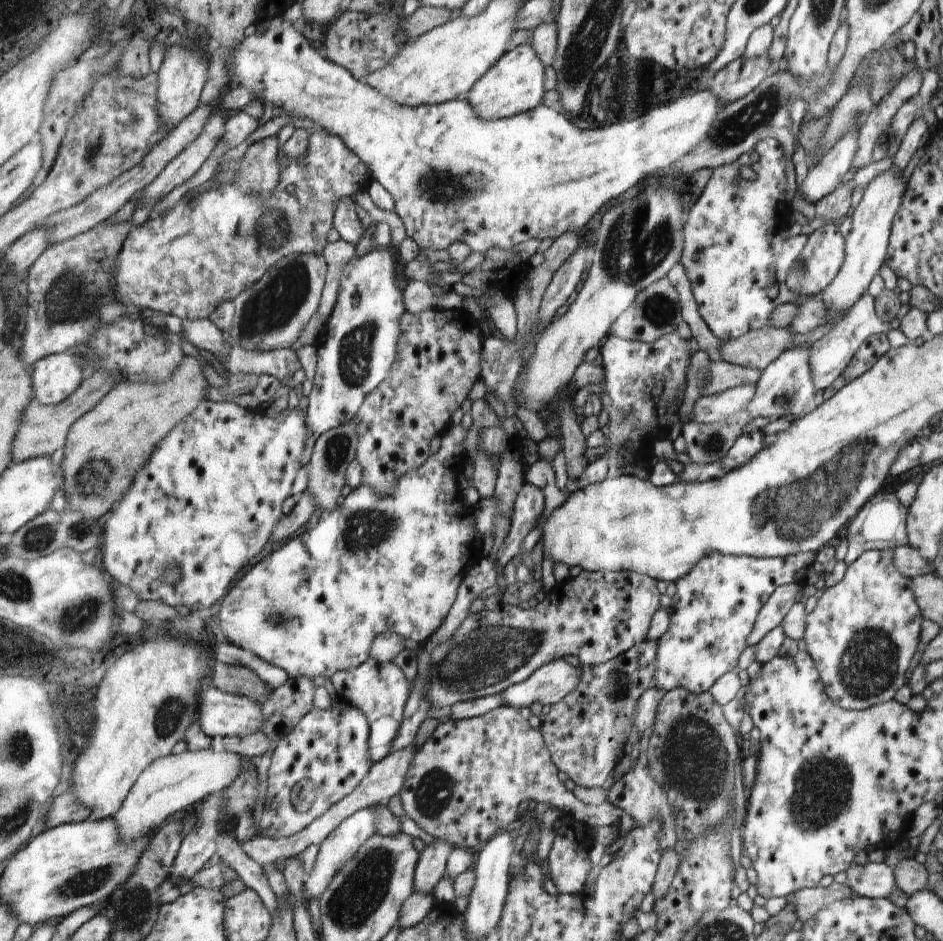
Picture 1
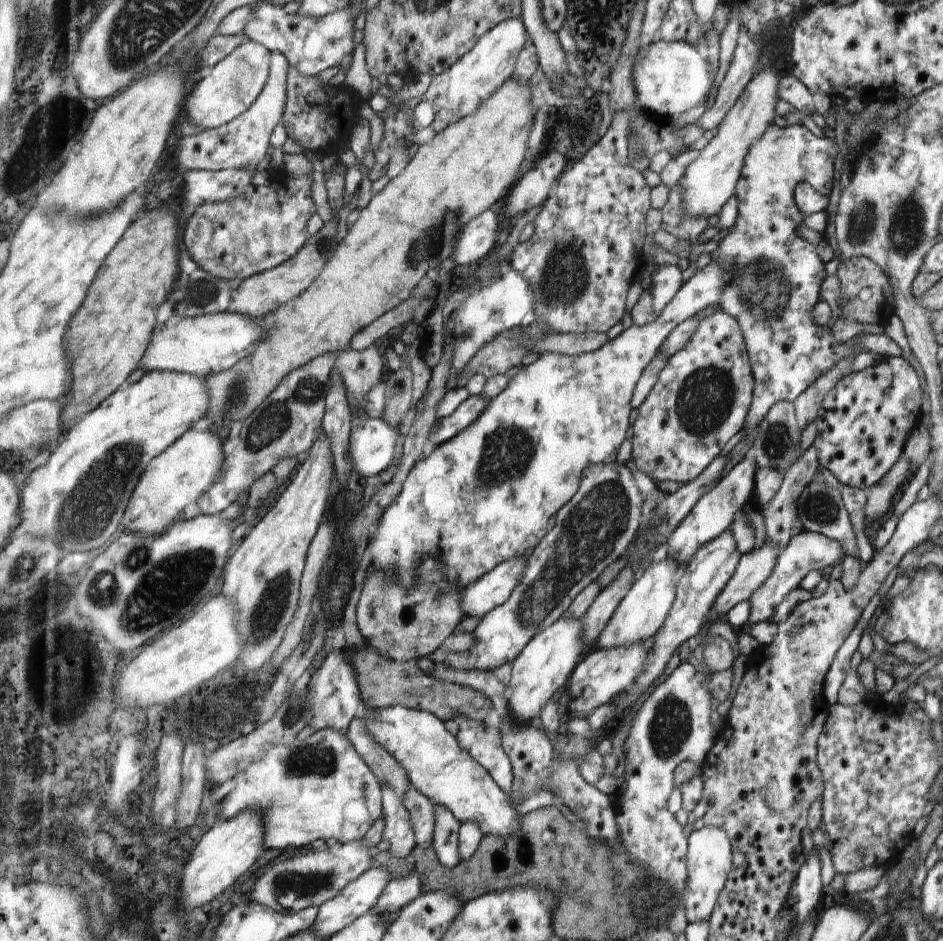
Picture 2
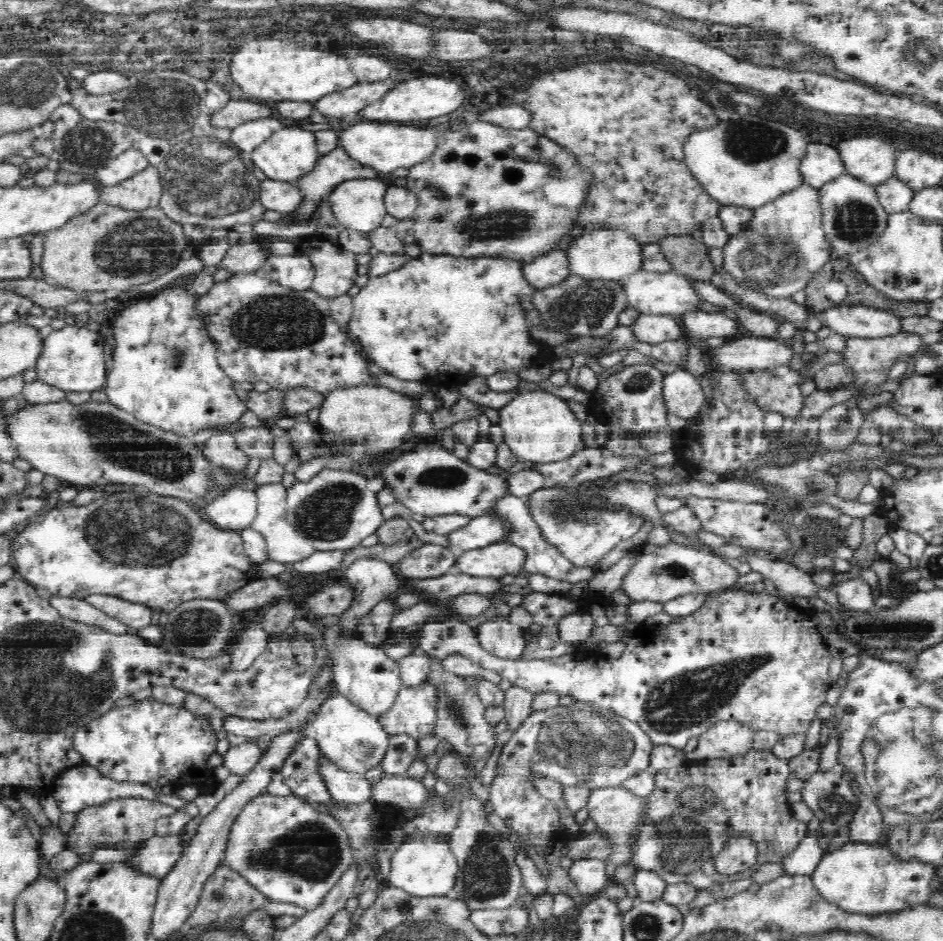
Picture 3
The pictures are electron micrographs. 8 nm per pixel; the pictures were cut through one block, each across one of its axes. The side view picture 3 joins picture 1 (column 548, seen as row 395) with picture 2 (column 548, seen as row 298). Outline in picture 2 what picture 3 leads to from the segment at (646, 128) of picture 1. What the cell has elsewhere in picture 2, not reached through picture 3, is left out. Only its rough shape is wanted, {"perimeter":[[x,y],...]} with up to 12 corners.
{"perimeter":[[556,150],[536,158],[504,206],[506,216],[543,206],[566,160]]}

